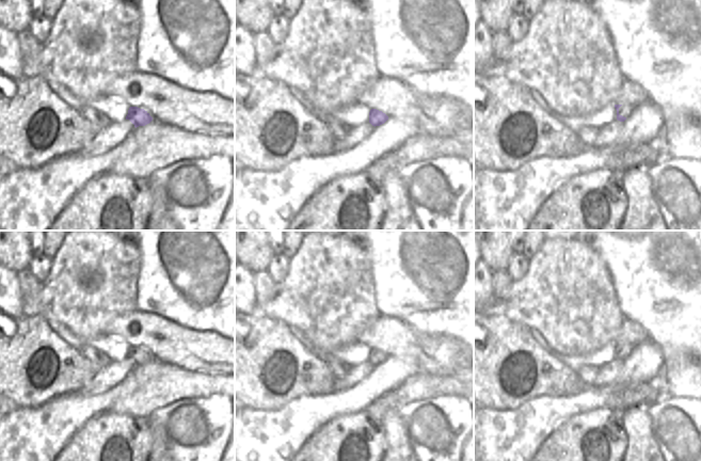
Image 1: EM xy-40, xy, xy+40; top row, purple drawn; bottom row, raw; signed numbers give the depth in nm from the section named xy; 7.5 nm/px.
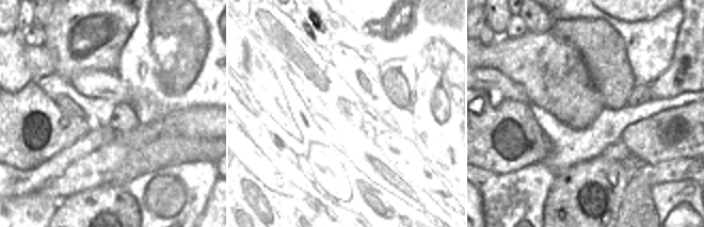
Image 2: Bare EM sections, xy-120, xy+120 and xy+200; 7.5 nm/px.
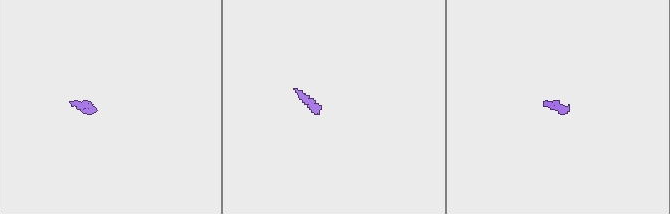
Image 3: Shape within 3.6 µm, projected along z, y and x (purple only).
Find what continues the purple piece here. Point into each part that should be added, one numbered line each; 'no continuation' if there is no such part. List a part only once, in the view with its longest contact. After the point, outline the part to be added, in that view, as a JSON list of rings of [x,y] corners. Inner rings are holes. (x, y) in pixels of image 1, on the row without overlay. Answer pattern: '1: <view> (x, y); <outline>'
1: xy+40 (625, 349); [[[623,344],[619,347],[619,353],[626,356],[626,357],[630,354],[632,354],[633,351],[634,351],[634,347],[628,344]]]

